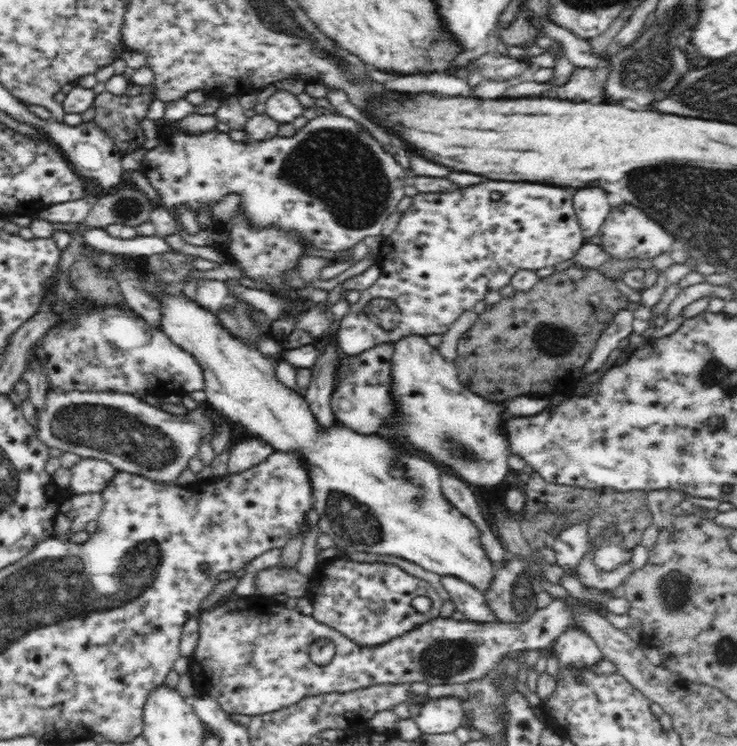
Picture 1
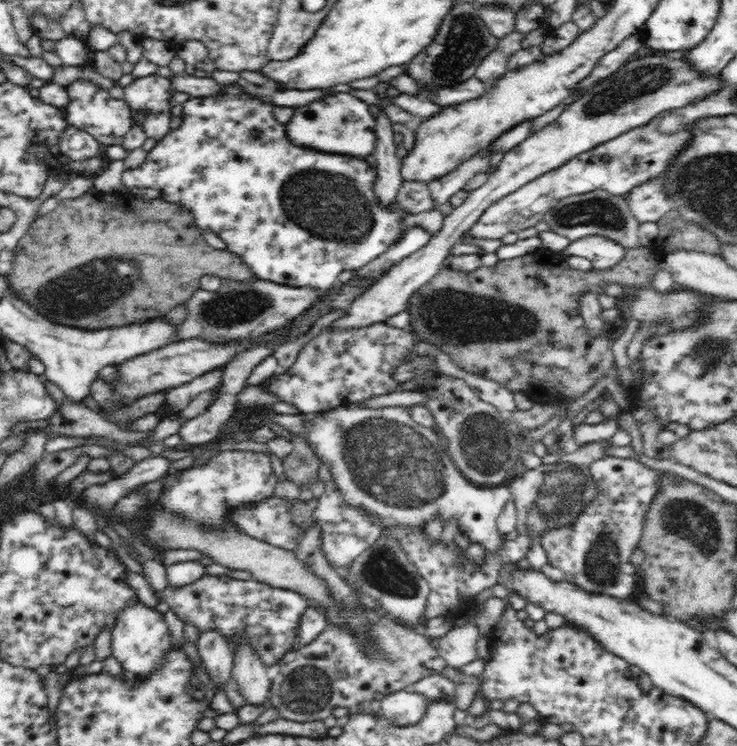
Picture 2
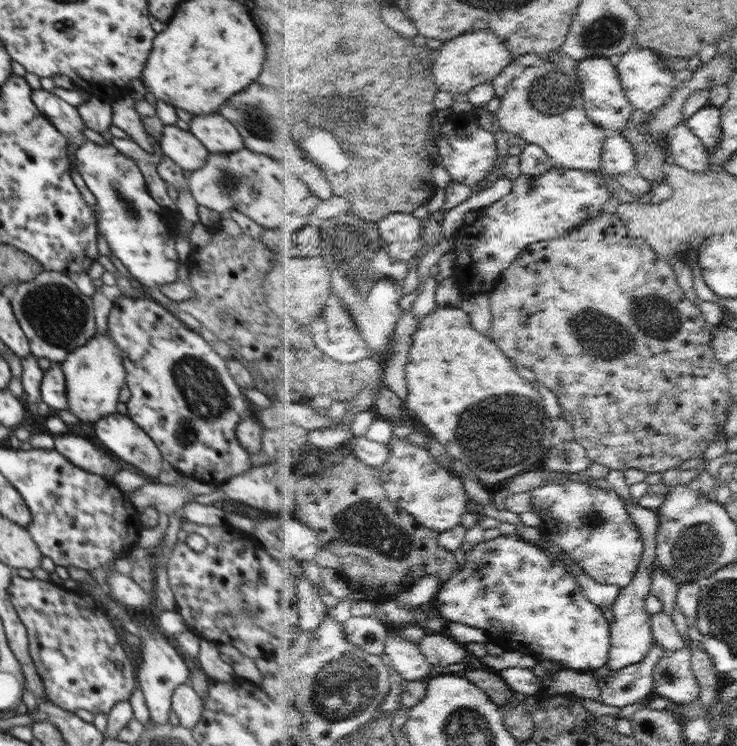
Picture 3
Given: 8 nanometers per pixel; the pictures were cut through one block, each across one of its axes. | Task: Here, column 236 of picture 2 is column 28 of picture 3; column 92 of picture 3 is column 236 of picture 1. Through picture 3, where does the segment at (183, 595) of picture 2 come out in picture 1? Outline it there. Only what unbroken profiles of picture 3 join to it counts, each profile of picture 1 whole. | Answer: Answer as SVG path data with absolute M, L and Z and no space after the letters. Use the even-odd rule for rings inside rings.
M563 598L552 600L544 608L536 612L520 624L513 622L476 623L456 621L452 618L434 618L424 624L392 638L386 644L366 648L352 642L337 630L326 624L320 624L312 615L304 615L296 608L288 609L284 604L272 605L270 608L270 622L264 608L248 606L238 612L238 600L226 601L224 604L209 611L203 610L199 616L199 638L192 656L192 679L200 688L201 693L212 696L229 715L246 714L258 716L266 712L276 712L288 708L303 699L318 697L331 693L348 693L369 688L374 684L407 684L426 682L436 686L441 684L465 684L471 680L481 679L488 672L494 670L503 656L508 653L518 653L530 649L542 649L550 646L562 632L574 627L571 608ZM317 638L330 639L336 645L336 654L330 664L318 666L312 662L308 654L308 647Z

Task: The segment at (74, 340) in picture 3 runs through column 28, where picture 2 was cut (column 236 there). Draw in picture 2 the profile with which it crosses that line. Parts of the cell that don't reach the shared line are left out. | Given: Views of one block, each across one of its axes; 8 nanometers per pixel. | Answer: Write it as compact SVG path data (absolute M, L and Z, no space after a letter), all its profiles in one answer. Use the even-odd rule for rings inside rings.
M254 279L253 281L224 280L224 284L214 292L197 290L185 304L188 315L181 325L175 330L175 340L188 340L188 338L201 338L208 342L226 344L230 340L254 340L266 332L282 328L286 322L295 319L309 309L317 299L321 290L315 288L294 288L276 282Z

